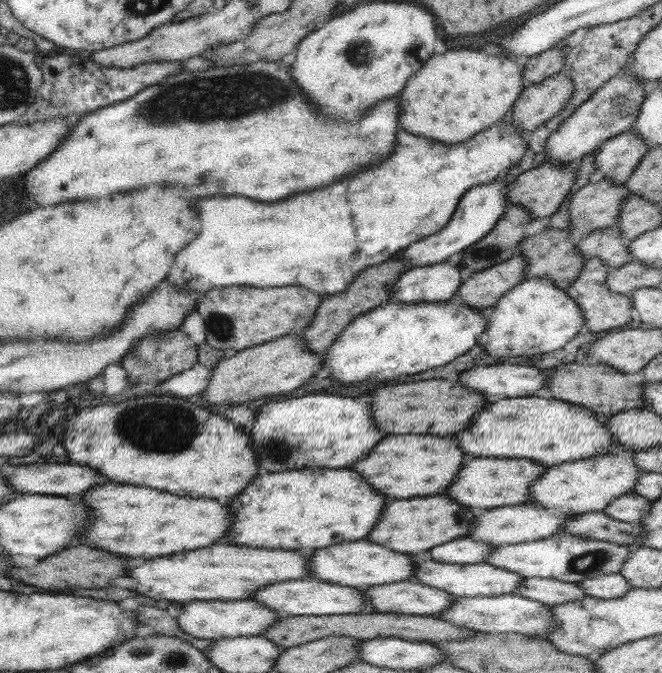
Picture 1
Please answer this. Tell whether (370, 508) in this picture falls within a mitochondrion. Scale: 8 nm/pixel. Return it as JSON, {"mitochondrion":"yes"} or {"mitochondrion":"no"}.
{"mitochondrion":"no"}

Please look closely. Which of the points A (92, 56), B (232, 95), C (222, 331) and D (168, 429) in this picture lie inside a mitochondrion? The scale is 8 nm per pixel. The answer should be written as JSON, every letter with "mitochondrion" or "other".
{"A":"other","B":"mitochondrion","C":"mitochondrion","D":"mitochondrion"}

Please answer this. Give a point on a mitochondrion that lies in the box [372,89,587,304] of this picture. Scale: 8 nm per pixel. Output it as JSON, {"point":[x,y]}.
{"point":[494,254]}

